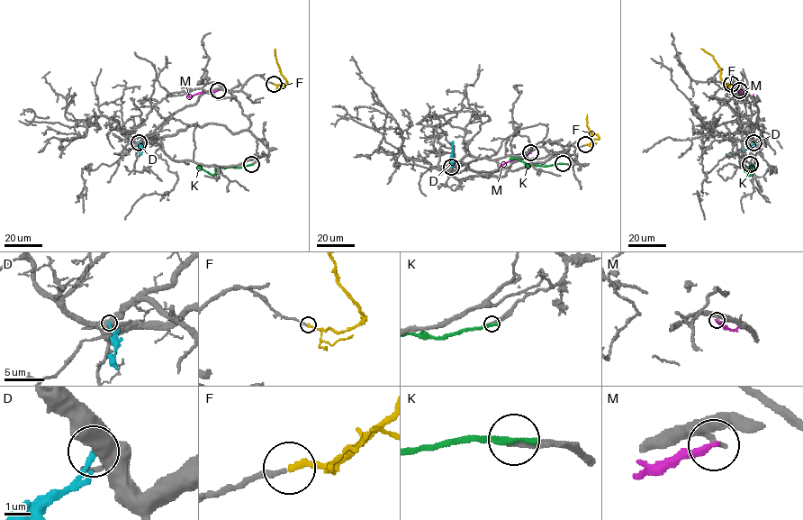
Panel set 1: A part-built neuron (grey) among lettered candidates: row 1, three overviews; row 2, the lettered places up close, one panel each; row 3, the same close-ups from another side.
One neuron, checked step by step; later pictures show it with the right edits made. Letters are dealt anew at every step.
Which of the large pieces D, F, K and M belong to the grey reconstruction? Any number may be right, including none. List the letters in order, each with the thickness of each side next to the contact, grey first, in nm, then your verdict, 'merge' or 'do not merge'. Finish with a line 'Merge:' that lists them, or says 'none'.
D: calibres 550 and 240 nm; do not merge
F: calibres 200 and 240 nm; merge
K: calibres 280 and 280 nm; do not merge
M: calibres 240 and 280 nm; do not merge
Merge: F

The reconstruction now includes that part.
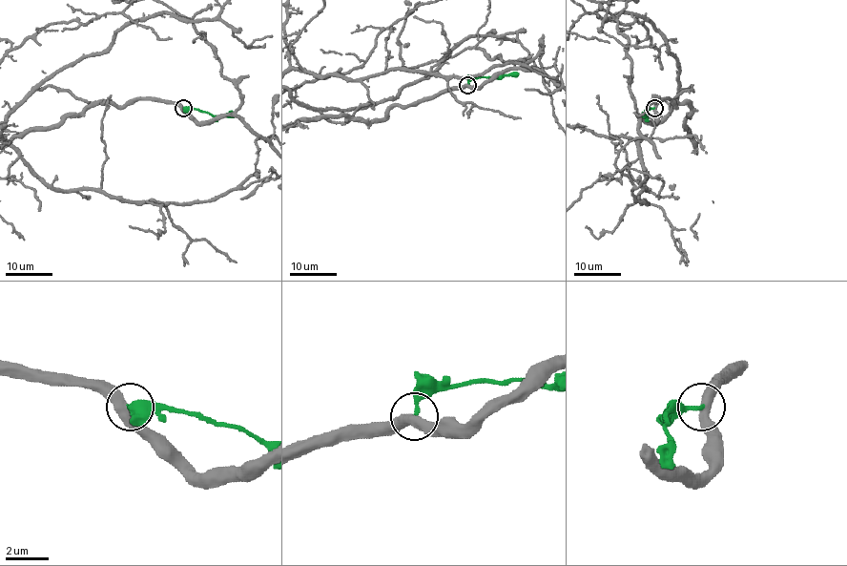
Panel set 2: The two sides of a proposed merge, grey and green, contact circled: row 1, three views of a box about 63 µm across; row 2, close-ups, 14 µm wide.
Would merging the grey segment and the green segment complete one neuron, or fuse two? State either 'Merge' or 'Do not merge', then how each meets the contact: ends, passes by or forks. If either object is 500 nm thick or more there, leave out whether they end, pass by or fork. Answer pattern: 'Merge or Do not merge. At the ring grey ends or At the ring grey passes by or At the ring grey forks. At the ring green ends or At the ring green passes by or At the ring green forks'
Do not merge. At the ring grey passes by. At the ring green ends

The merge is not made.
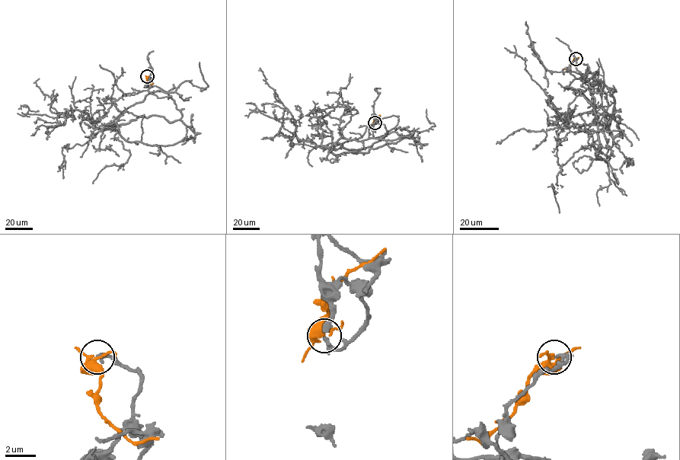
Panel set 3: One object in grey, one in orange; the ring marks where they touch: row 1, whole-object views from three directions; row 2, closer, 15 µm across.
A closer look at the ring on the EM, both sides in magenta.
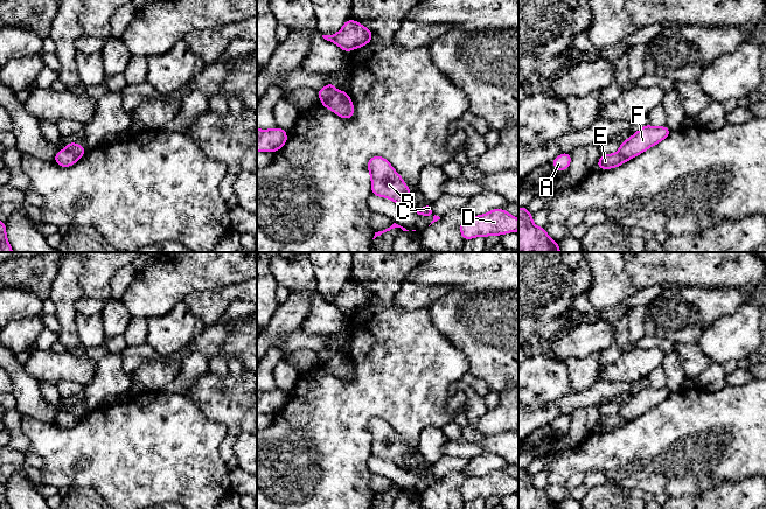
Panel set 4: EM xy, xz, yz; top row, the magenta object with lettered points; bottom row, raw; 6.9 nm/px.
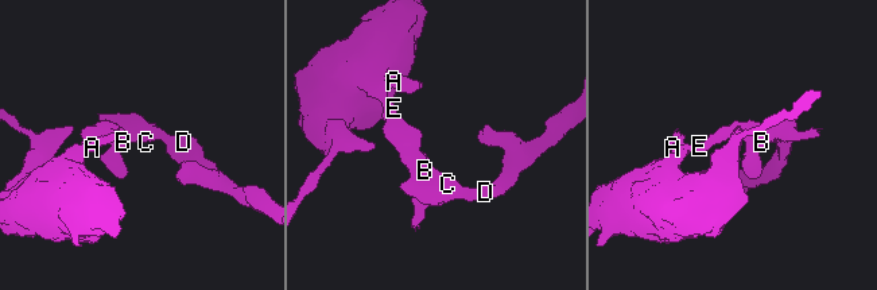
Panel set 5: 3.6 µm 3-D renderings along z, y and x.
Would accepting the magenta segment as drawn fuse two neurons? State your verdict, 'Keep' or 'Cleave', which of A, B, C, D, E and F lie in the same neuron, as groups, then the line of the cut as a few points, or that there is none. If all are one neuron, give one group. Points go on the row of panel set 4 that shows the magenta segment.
Cleave. Groups: A E / B C D F. Split along xz (336, 90), (321, 102)

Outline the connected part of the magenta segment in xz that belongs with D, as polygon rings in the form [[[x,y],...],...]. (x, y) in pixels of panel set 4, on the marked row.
[[[493,209],[481,216],[466,216],[459,230],[465,240],[479,236],[501,236],[518,231],[518,219],[504,209]]]

